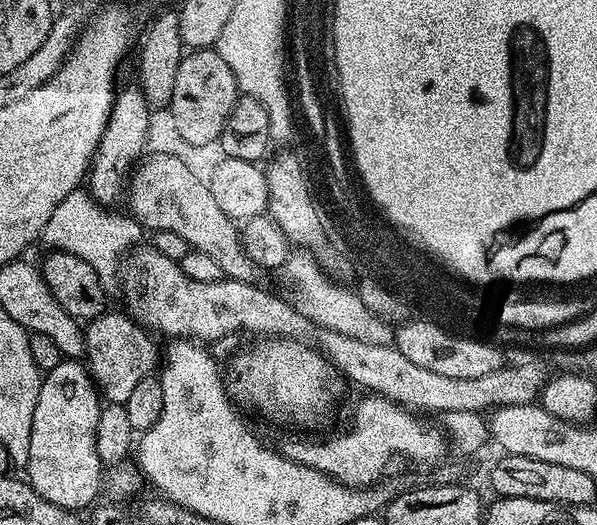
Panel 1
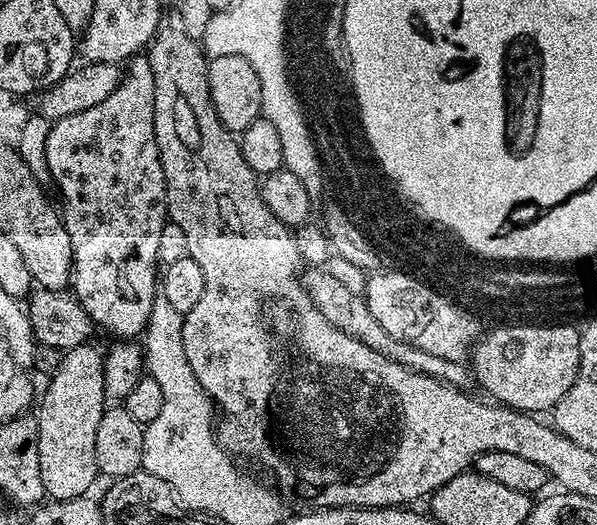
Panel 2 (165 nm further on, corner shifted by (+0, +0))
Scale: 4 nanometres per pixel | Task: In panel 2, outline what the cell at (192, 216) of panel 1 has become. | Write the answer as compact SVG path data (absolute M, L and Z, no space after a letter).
M305 267L302 279L314 306L322 310L322 318L338 326L338 330L366 342L366 346L370 346L372 350L378 350L388 360L398 362L398 366L406 366L406 370L441 380L444 384L449 384L451 388L464 390L469 387L468 383L470 385L473 383L474 376L467 363L450 358L438 358L438 354L426 354L426 350L418 350L418 346L410 346L406 342L398 342L398 338L390 338L390 334L386 334L386 330L382 330L382 325L375 320L374 314L370 314L367 299L361 293L342 286L342 282L338 282L338 278L334 278L334 274L330 274L327 267Z

